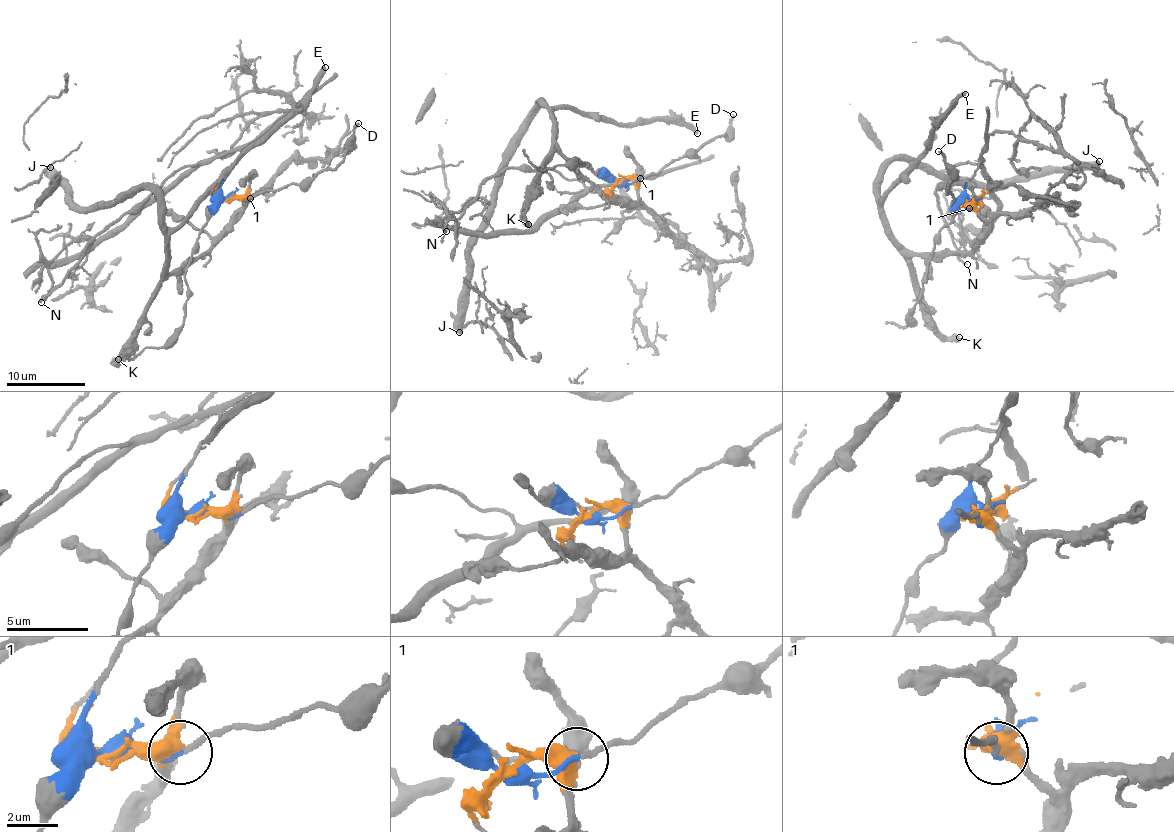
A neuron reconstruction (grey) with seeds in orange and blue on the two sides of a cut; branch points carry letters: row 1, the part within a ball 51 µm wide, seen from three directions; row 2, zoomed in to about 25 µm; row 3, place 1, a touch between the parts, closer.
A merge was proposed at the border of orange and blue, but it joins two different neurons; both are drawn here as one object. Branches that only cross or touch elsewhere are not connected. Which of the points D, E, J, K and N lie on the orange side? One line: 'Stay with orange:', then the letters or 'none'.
Stay with orange: E, J, K

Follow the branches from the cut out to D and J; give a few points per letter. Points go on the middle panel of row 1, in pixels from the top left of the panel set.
D: (618, 181), (634, 182), (644, 178), (696, 151), (704, 143), (724, 135), (733, 114)
J: (618, 181), (630, 178), (631, 203), (614, 203), (560, 148), (543, 101), (529, 111), (469, 250), (458, 332)

